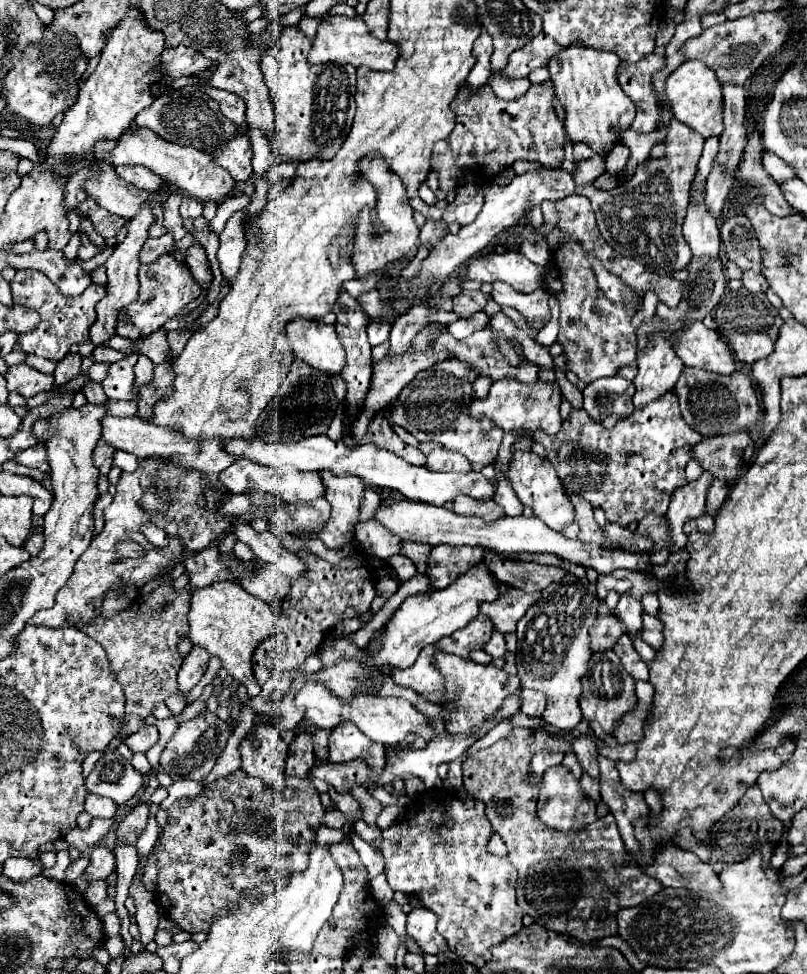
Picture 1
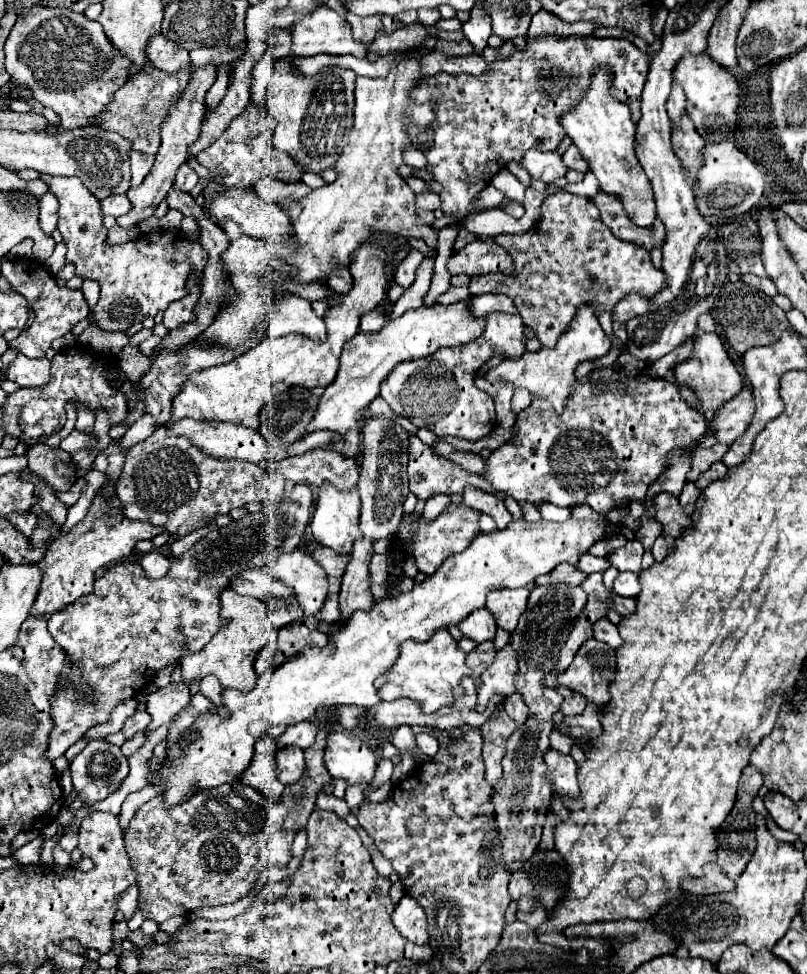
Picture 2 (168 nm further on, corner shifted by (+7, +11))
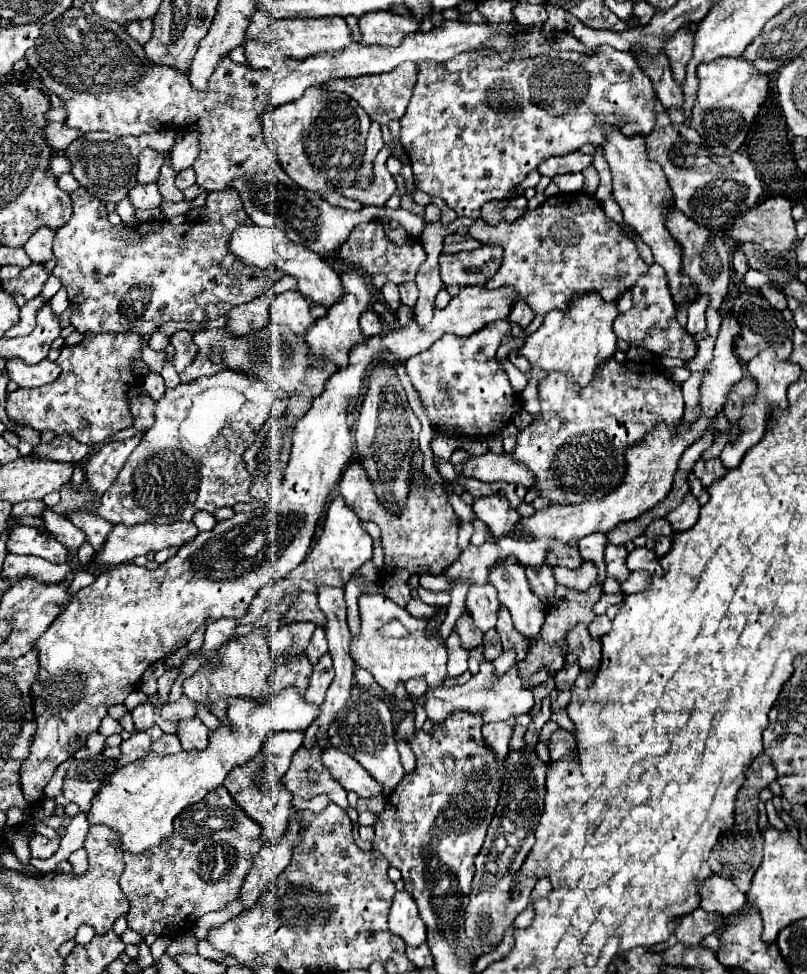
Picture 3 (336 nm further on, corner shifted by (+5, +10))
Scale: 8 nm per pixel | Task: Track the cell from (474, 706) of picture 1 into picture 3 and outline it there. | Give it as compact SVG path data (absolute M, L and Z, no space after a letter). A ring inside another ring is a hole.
M362 595L358 605L360 605L362 631L356 639L352 639L350 655L362 669L366 669L374 675L374 679L384 689L384 693L394 695L398 683L406 683L408 679L416 679L416 677L424 677L428 687L438 687L444 683L444 679L448 677L446 643L440 639L440 633L436 633L432 639L428 639L428 621L426 619L416 619L416 617L408 615L406 609L398 607L394 601L390 601L388 597L382 597L382 595ZM394 617L398 617L410 629L410 637L384 639L378 635L380 621L390 621Z

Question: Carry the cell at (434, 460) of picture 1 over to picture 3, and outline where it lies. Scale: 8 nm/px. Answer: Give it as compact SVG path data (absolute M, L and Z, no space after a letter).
M486 453L480 457L468 457L462 461L462 475L464 477L474 477L486 483L494 481L506 481L506 483L516 483L516 485L530 485L534 477L530 477L528 469L522 469L522 465L514 465L510 461L510 455L494 455Z

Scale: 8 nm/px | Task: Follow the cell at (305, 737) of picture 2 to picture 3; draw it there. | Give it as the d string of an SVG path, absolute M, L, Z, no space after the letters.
M284 731L284 733L274 733L266 739L264 743L264 753L266 753L266 769L262 773L262 783L270 785L274 777L282 779L284 773L290 767L292 755L296 749L302 747L304 733L294 733L294 731Z

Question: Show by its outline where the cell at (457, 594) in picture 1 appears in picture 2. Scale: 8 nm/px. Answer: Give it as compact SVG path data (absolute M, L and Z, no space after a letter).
M574 516L566 518L564 522L528 522L524 518L512 520L508 528L504 530L492 530L488 534L480 532L472 544L460 552L444 560L440 570L436 570L432 576L426 576L422 584L416 584L410 592L398 594L394 598L386 598L382 602L376 602L372 612L356 612L348 624L338 630L334 636L334 648L306 648L302 654L290 658L284 662L280 668L276 668L268 684L264 686L264 676L258 678L258 684L250 692L240 692L240 690L224 690L222 692L222 706L228 712L228 718L220 714L220 708L214 706L210 708L204 716L200 716L194 724L194 730L198 732L198 738L192 740L184 748L182 758L172 758L170 754L162 762L162 768L158 772L150 772L146 776L148 786L158 786L158 794L164 798L164 808L172 808L194 796L196 792L204 788L216 788L222 784L228 784L232 780L238 780L244 768L248 768L248 762L252 762L254 754L254 744L260 740L264 734L278 738L288 726L300 724L304 720L312 720L316 712L320 712L324 706L338 706L338 704L354 704L354 706L376 706L380 702L380 696L374 688L374 680L384 674L398 658L398 644L404 640L414 640L414 642L426 642L434 630L446 628L448 624L458 624L464 620L464 616L472 614L478 608L484 608L486 594L490 590L502 590L502 588L522 588L522 586L532 586L534 580L542 574L548 574L562 562L576 564L578 556L582 552L588 552L596 540L604 540L604 536L614 536L620 528L620 524L614 524L608 520L608 516L596 516L594 520L576 520Z

